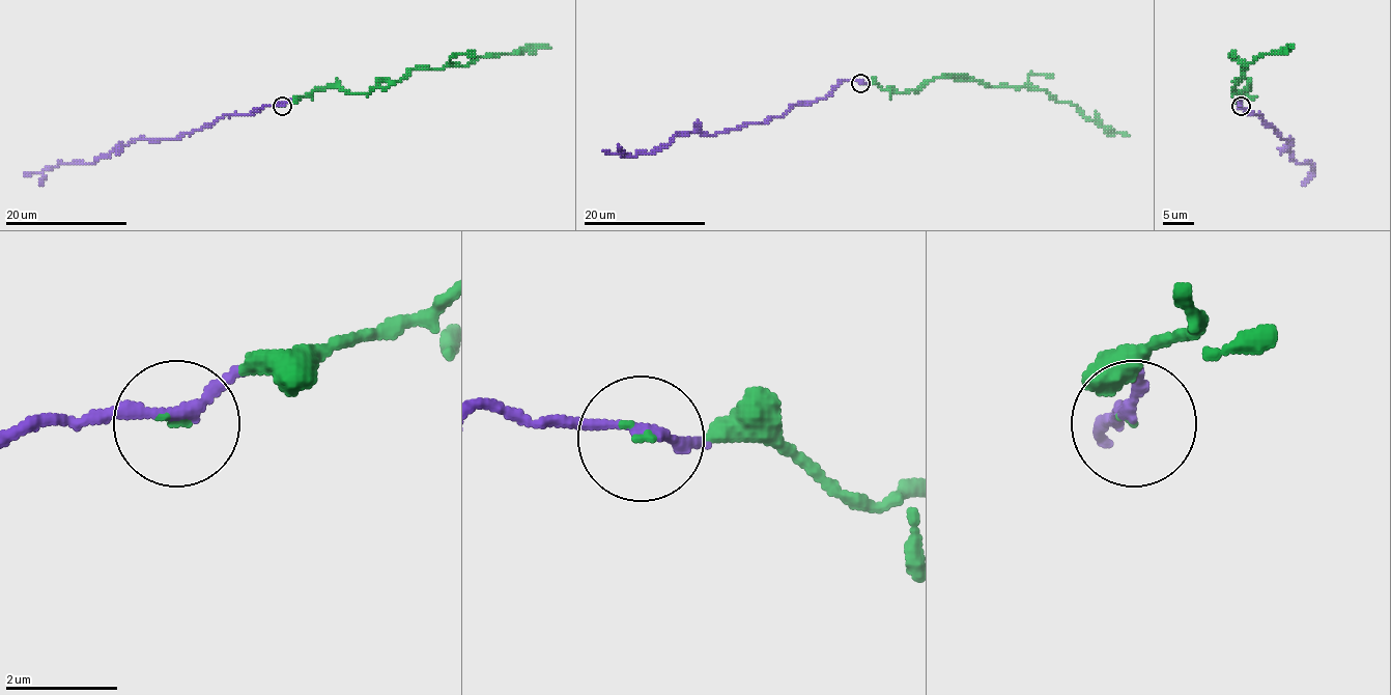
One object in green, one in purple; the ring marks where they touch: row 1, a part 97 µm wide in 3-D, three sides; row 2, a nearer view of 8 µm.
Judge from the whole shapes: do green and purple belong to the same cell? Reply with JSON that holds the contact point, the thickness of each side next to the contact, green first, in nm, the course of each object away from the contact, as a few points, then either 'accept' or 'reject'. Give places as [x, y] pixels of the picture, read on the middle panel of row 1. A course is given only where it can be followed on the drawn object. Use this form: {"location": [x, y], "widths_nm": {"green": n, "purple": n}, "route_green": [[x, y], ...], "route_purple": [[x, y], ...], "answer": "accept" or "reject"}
{"location": [860, 83], "widths_nm": {"green": 70, "purple": 200}, "route_green": [[860, 83], [899, 93], [953, 75], [993, 85], [1028, 85], [1072, 103], [1110, 133], [1128, 136]], "route_purple": [[860, 83], [842, 80], [822, 100], [796, 104], [767, 120], [713, 135], [679, 133], [651, 153], [602, 151]], "answer": "accept"}

